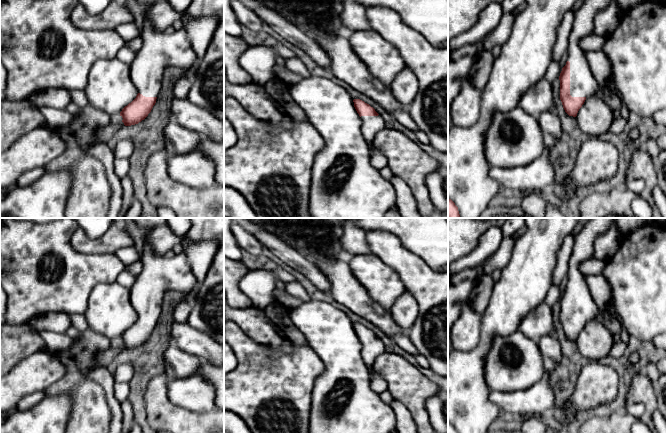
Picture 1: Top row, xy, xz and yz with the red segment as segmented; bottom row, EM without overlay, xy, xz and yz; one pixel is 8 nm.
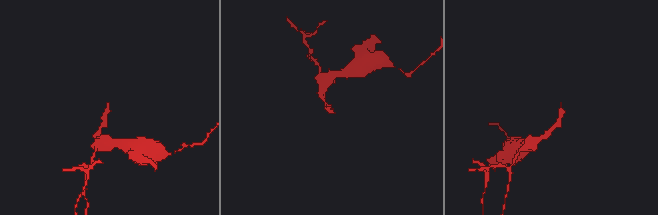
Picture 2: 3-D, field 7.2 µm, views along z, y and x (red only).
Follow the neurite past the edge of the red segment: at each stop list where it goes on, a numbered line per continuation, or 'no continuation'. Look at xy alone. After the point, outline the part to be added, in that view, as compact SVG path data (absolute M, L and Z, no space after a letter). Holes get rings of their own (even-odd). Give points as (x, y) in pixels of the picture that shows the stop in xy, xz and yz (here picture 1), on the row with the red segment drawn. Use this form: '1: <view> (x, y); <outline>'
1: xy (159, 50); M144 17L140 37L143 45L130 64L130 78L138 93L145 97L158 97L163 73L167 67L178 67L186 73L197 63L195 52L184 28L180 28L172 34L166 34L164 30L157 30L151 21Z

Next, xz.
1: xz (371, 125); M361 116L361 132L364 139L371 145L375 135L385 128L385 121L378 116Z

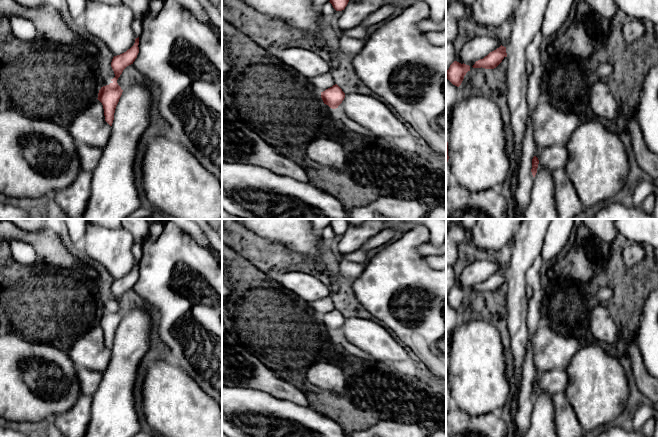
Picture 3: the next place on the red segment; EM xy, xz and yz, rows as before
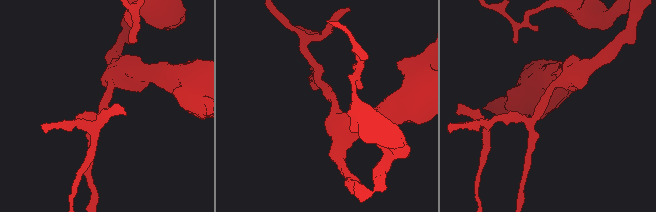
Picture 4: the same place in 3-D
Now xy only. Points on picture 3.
no continuation

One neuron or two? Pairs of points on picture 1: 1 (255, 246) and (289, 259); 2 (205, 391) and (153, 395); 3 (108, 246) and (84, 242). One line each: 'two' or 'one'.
1: two
2: two
3: one

